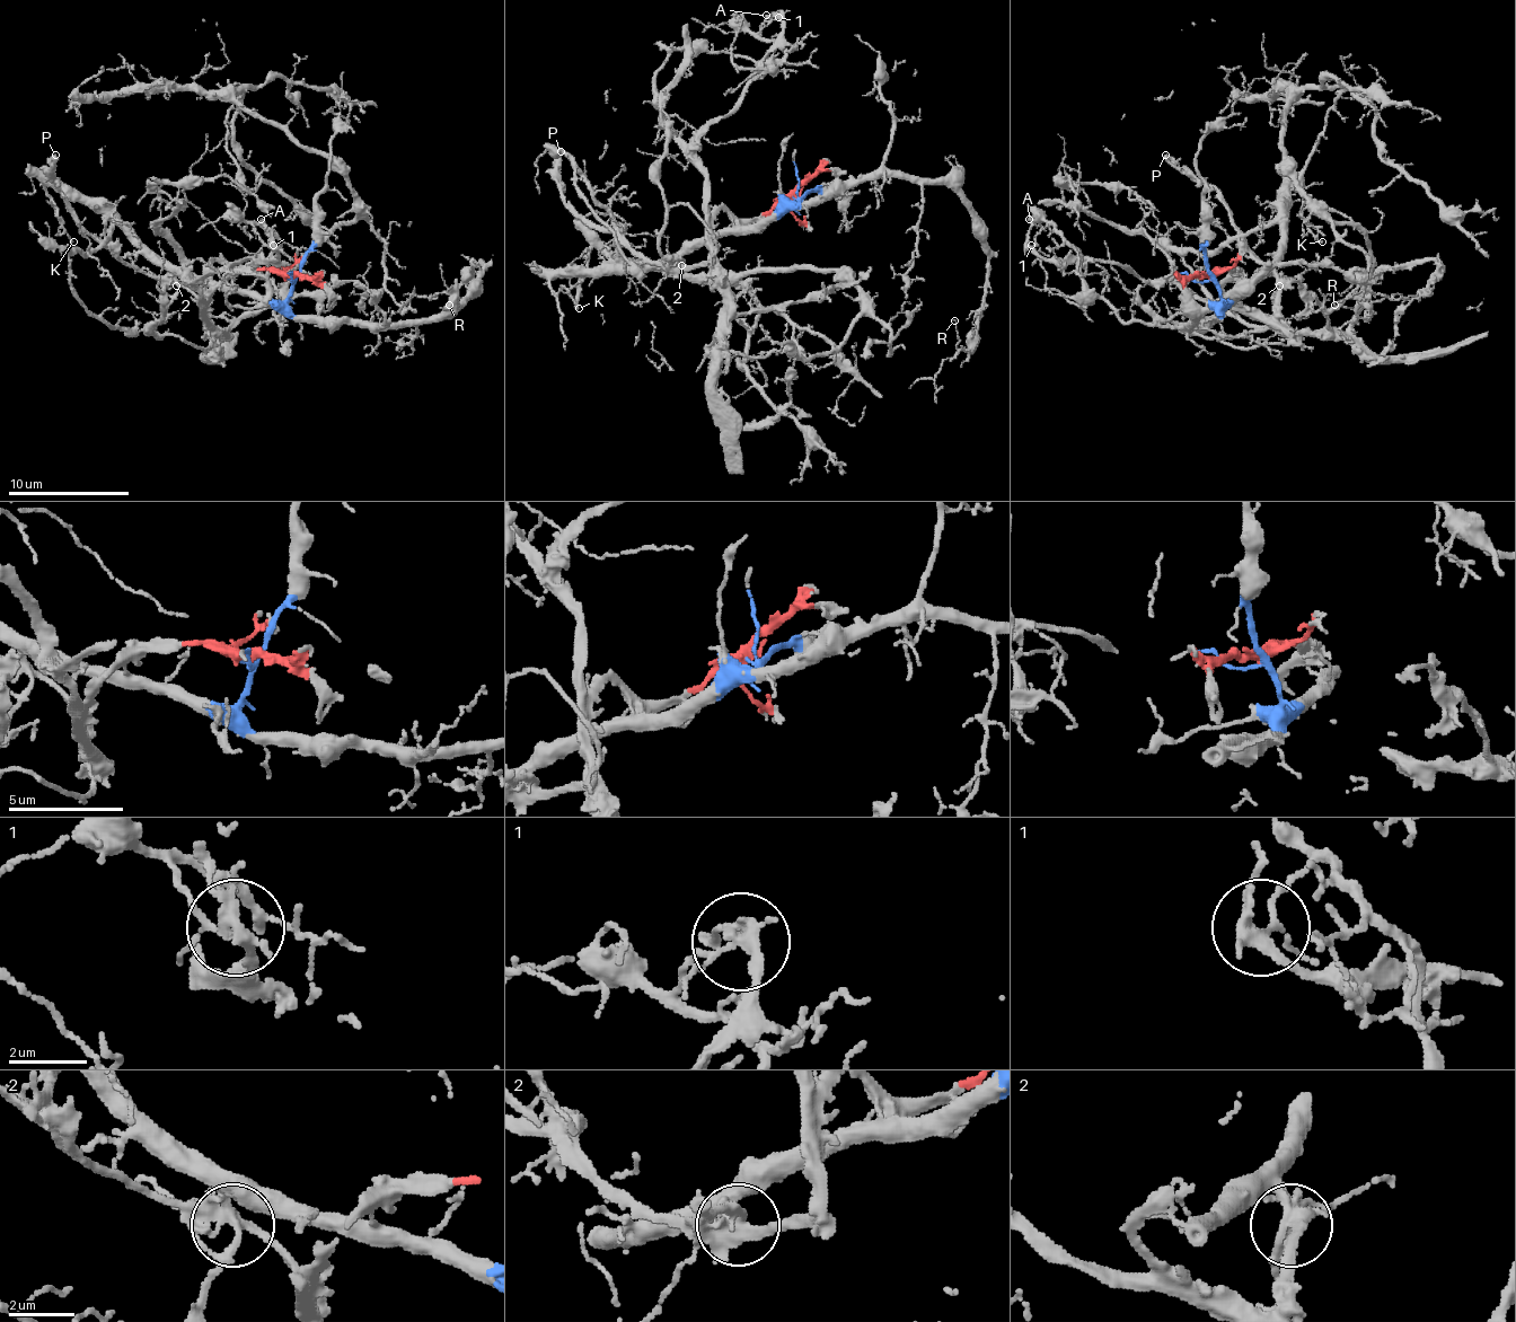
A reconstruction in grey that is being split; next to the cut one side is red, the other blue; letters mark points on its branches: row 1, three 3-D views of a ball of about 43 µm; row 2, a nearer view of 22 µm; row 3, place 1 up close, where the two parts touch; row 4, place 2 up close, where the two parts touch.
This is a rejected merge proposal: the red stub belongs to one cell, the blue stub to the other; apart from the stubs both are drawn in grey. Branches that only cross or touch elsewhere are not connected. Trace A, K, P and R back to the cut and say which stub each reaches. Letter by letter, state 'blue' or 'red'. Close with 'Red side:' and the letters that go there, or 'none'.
A: red
K: blue
P: red
R: blue
Red side: A, P

